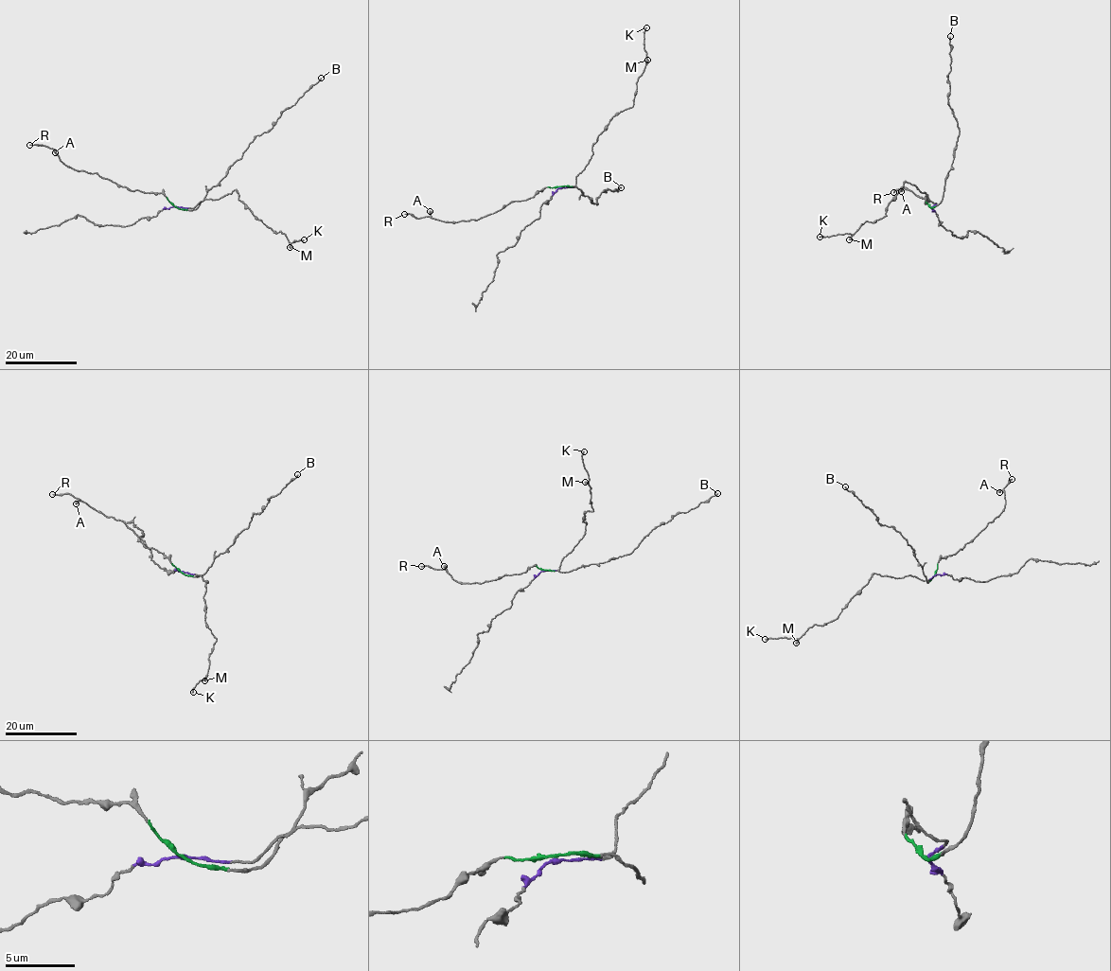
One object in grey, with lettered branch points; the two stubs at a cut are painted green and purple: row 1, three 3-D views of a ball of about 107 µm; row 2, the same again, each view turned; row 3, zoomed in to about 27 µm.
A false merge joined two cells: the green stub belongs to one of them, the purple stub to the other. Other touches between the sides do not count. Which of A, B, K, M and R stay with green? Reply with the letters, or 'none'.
A, B, R

